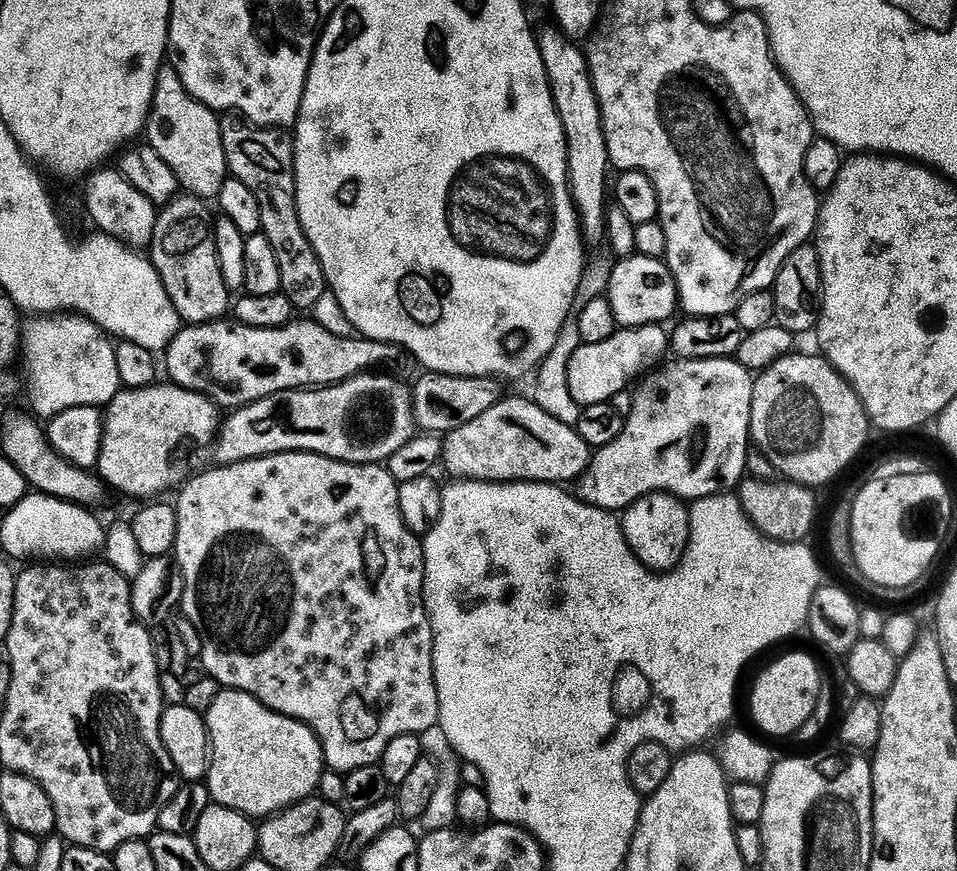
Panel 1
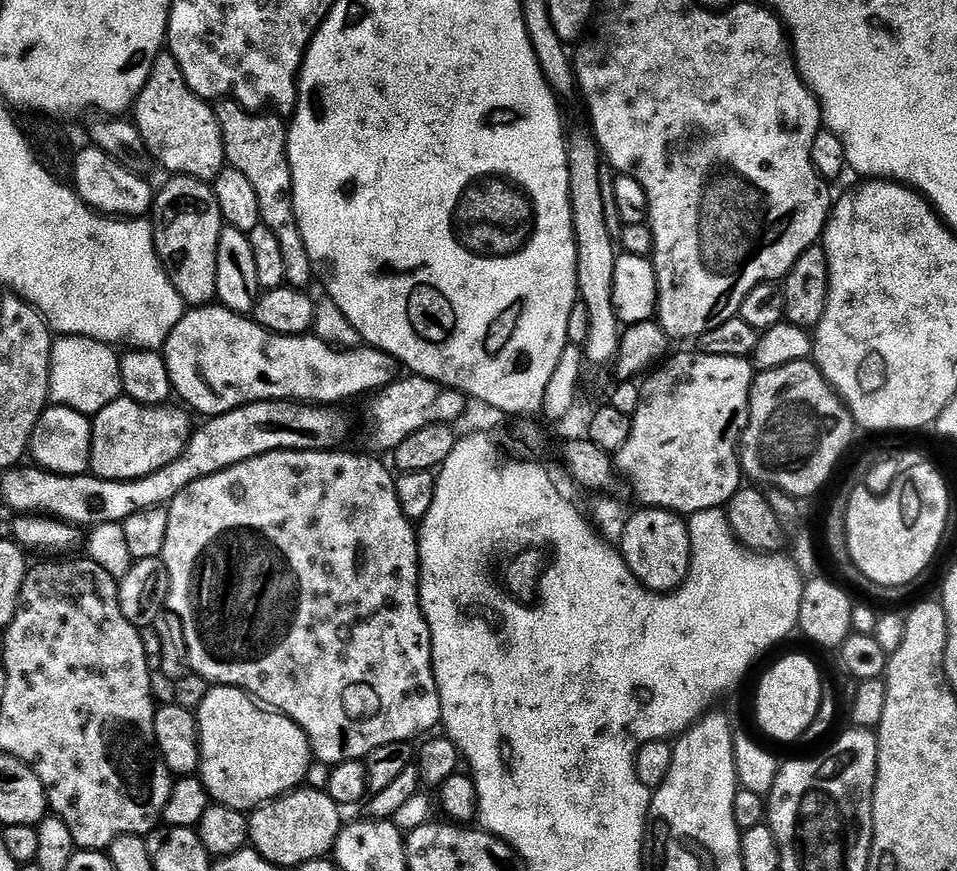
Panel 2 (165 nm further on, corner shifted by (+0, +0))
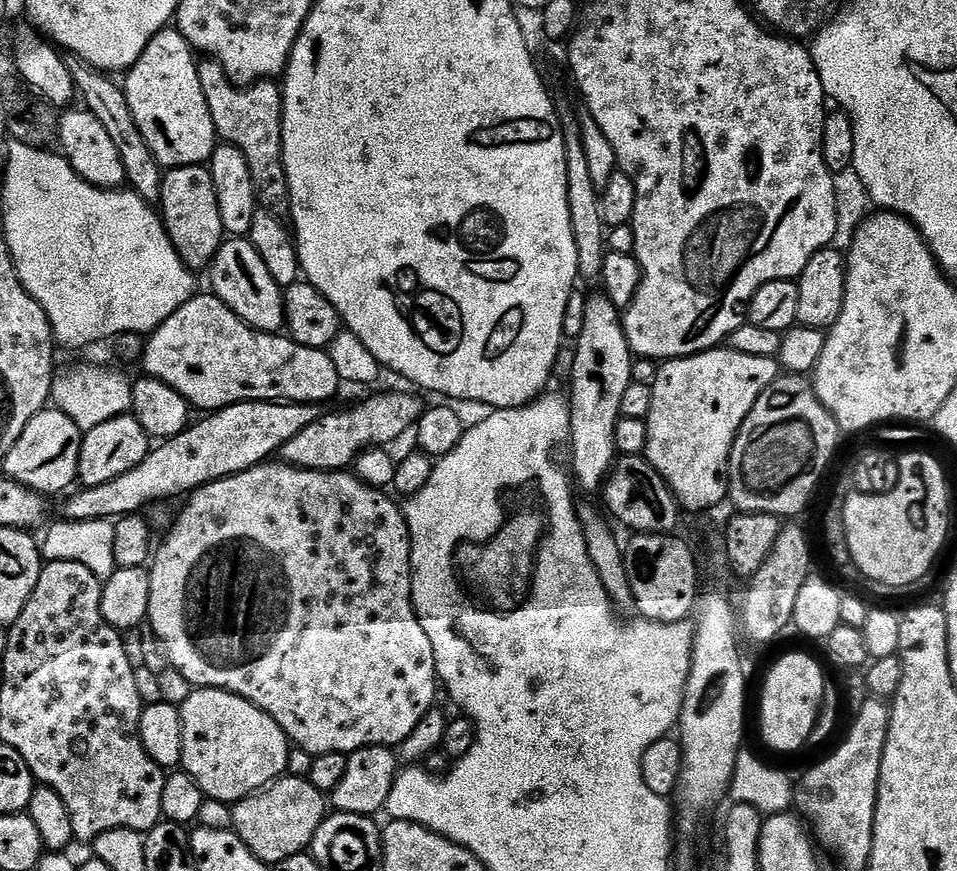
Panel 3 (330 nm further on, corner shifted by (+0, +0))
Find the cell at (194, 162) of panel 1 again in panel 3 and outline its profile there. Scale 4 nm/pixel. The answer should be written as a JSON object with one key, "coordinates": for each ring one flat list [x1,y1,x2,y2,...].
{"coordinates":[[175,26,161,29,135,64,127,69,124,78,122,87,130,102,130,114,134,114,134,122,138,122,138,130,146,146,150,146,156,156,156,161,168,170,185,168,191,164,207,165,218,147,218,133,214,118,210,118,210,106,206,106,206,94,202,92,197,53,180,29]]}

